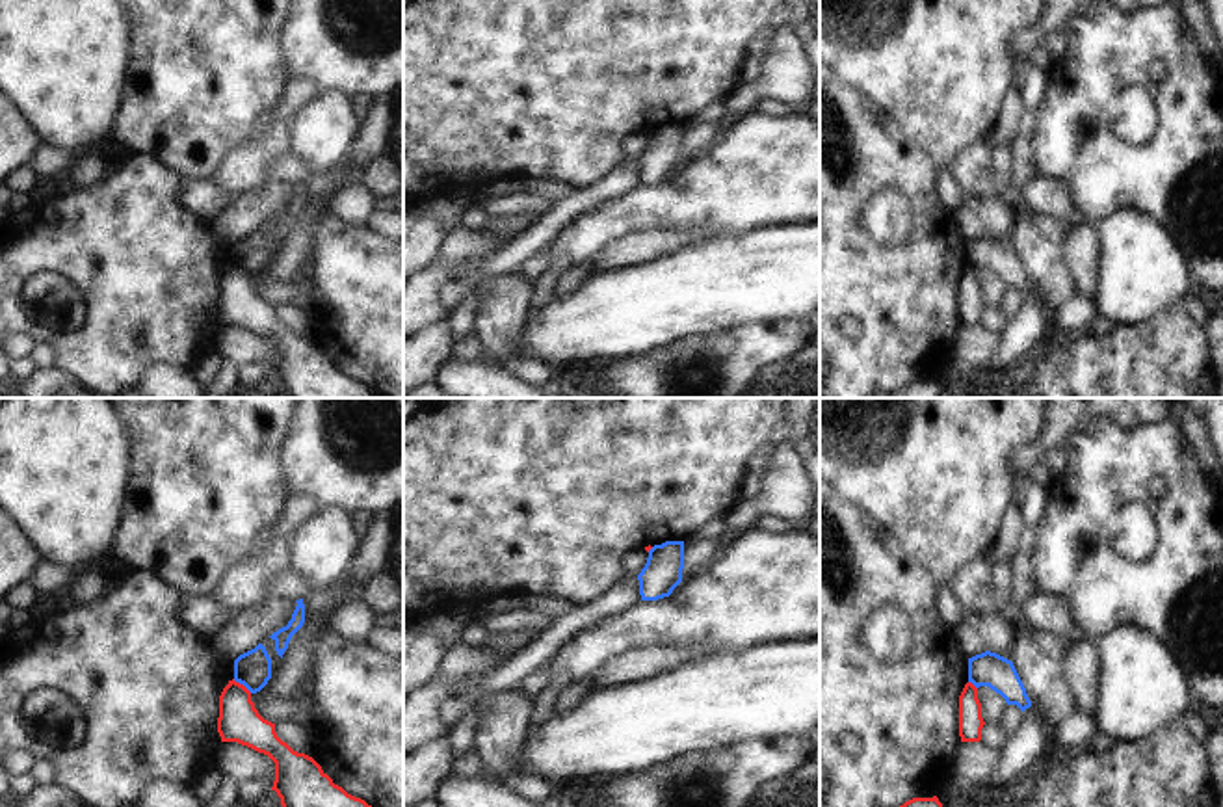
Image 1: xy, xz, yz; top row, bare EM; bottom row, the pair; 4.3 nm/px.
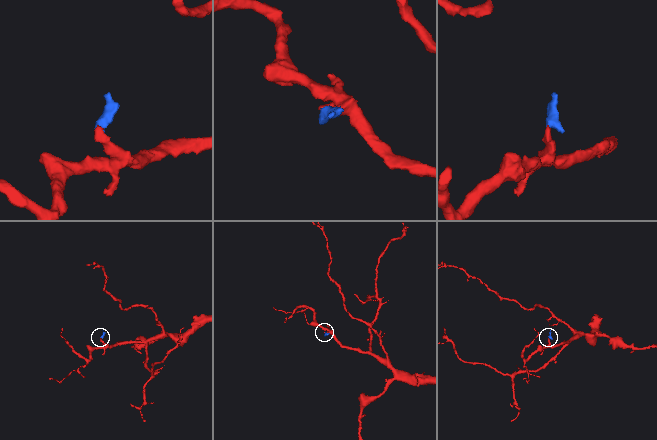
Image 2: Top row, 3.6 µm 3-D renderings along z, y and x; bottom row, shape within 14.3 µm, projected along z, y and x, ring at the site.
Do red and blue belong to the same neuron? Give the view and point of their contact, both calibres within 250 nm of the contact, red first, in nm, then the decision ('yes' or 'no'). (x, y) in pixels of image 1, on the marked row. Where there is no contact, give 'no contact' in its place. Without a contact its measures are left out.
meets red in xy at (242, 685); 180 nm thick on the red side, 160 nm on the other; no

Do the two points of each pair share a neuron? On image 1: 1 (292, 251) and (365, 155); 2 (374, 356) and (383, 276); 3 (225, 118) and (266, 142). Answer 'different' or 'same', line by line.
1: same
2: same
3: different

